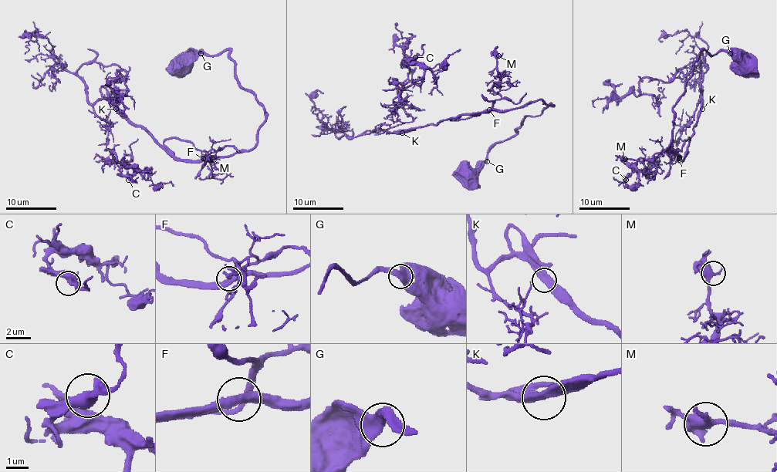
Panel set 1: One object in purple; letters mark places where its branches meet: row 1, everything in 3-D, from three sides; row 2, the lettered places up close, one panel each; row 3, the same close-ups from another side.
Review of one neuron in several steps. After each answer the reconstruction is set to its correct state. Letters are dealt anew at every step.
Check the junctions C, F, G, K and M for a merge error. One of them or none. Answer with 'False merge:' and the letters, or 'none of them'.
False merge: none of them

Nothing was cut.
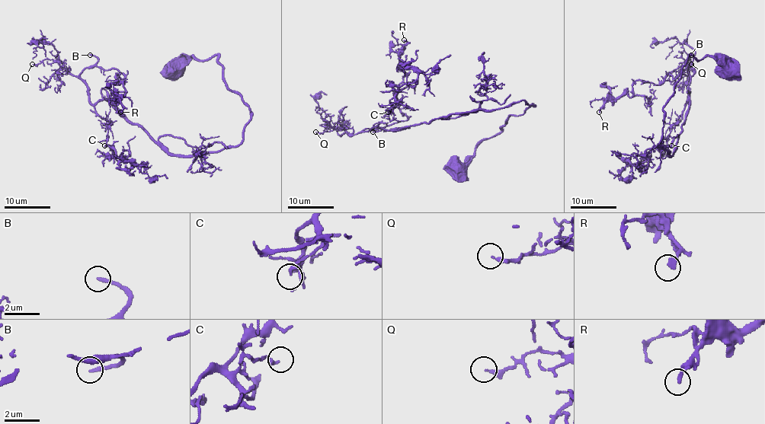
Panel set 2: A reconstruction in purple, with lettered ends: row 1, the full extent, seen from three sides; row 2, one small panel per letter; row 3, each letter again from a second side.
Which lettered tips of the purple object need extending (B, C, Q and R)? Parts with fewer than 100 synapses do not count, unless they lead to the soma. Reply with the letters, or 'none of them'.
B

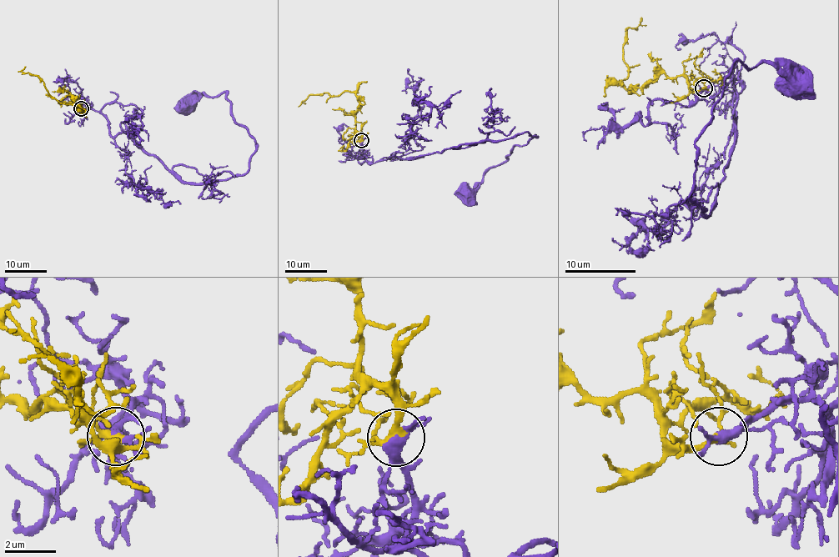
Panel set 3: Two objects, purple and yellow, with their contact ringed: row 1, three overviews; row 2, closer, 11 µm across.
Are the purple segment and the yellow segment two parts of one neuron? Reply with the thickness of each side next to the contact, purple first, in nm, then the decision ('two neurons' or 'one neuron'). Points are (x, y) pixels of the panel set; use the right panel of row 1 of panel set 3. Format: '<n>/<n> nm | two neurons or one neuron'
280/240 nm | one neuron

